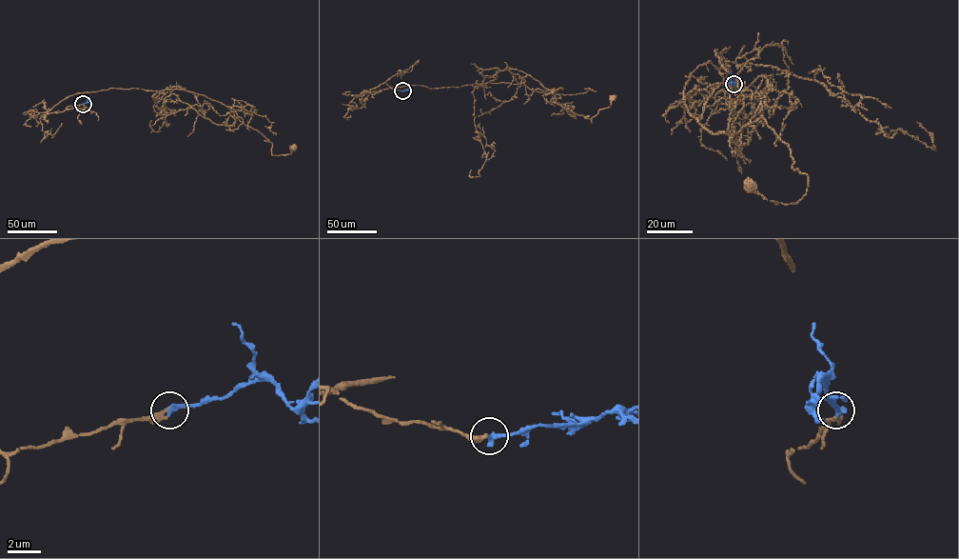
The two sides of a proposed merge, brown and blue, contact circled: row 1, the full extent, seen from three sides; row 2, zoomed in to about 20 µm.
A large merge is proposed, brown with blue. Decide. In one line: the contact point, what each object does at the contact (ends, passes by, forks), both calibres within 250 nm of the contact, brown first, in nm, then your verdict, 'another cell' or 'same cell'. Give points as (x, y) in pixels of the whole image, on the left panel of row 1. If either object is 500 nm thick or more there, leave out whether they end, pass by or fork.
(83, 104) | brown ends | blue ends | 340/360 nm | same cell

